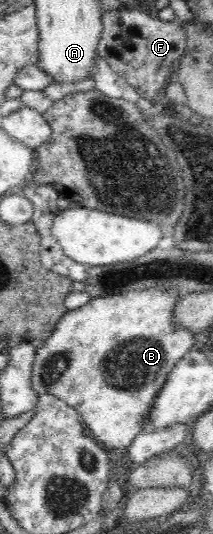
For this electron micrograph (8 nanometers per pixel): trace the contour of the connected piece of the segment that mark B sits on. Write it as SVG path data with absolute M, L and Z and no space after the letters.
M155 287L140 289L137 291L116 293L114 296L93 298L88 304L81 306L81 308L68 311L55 326L51 337L38 344L30 378L33 393L37 393L37 395L51 394L55 396L55 399L63 400L67 405L75 408L75 411L79 411L79 414L83 417L82 421L84 424L93 432L94 438L101 442L101 444L112 448L129 449L132 440L139 433L143 432L144 420L147 418L147 414L151 412L151 406L155 404L155 398L163 390L163 383L168 379L172 368L192 349L191 347L195 343L195 333L191 333L187 329L183 329L183 327L177 327L175 325L175 315L173 315L173 308L175 308L177 300L183 298L186 294L187 291L177 291L177 289L155 289Z

